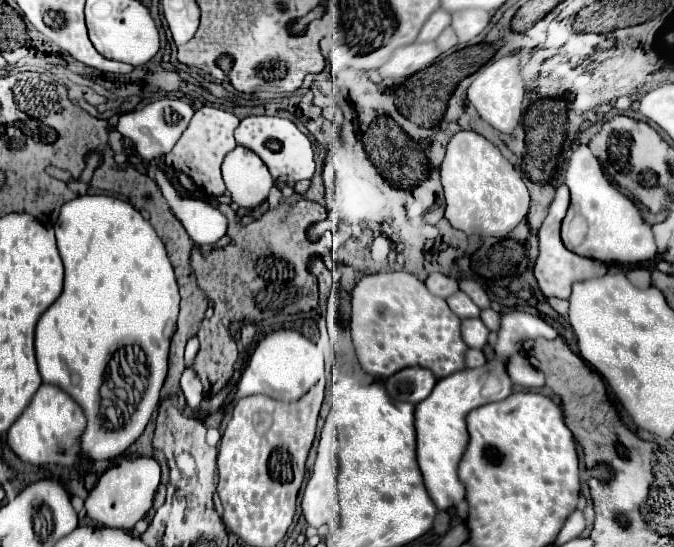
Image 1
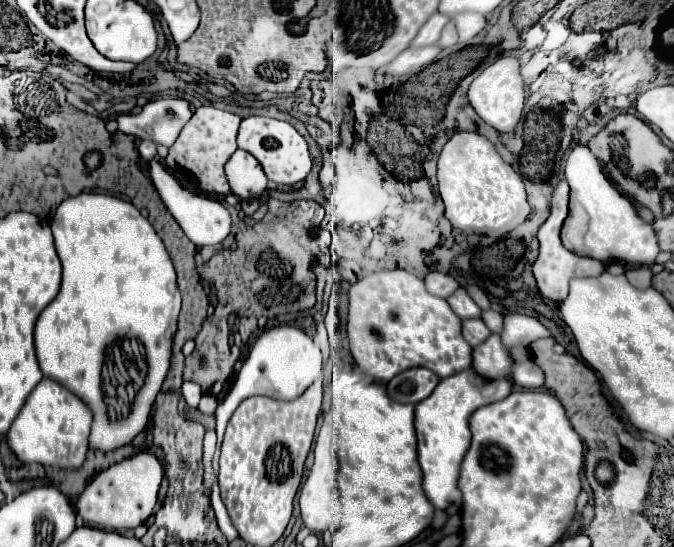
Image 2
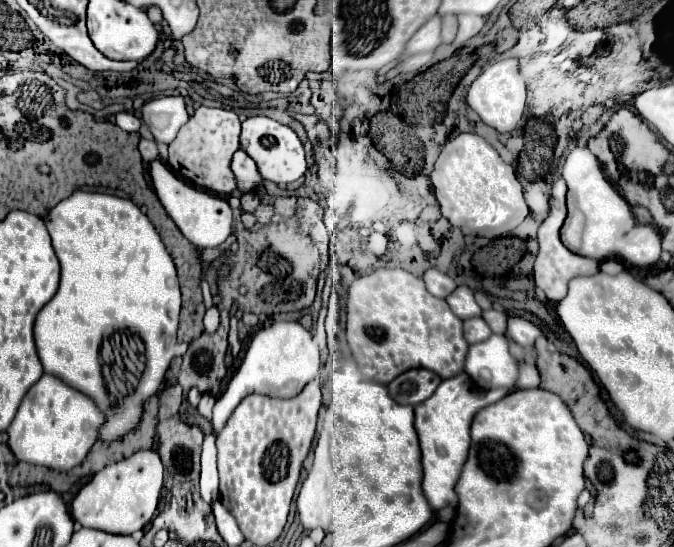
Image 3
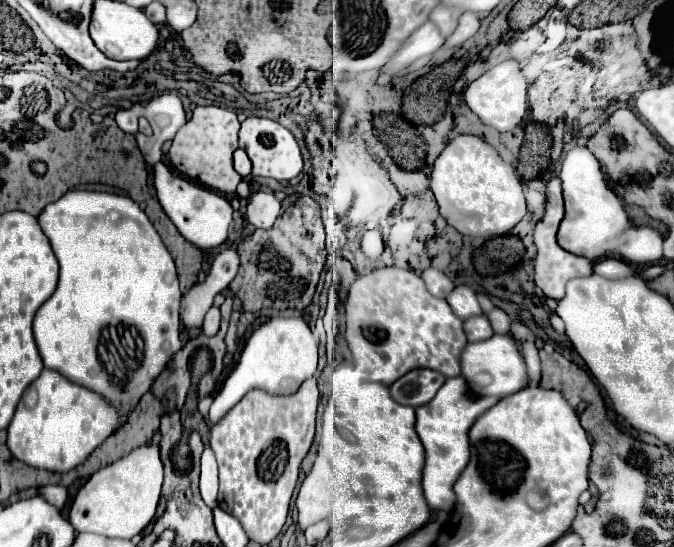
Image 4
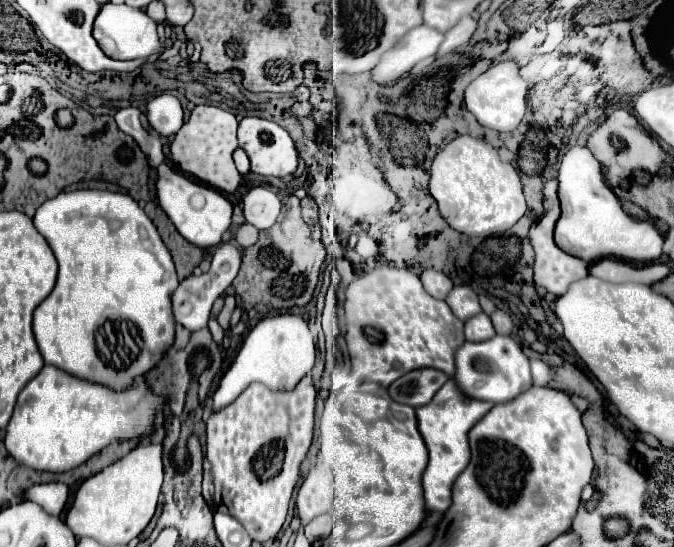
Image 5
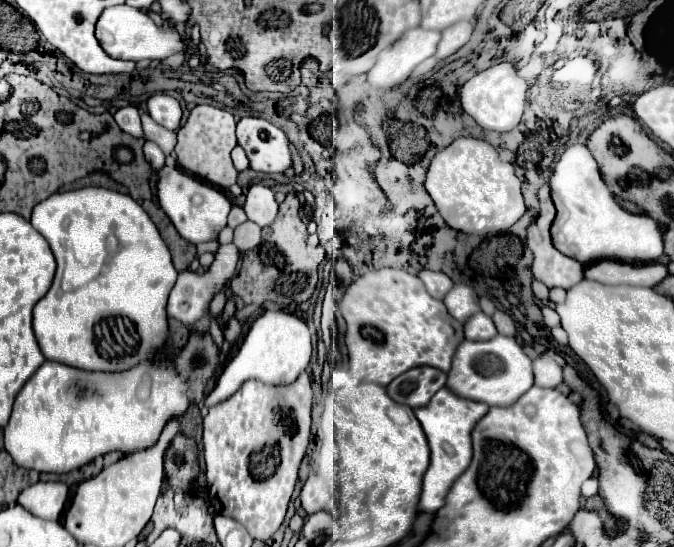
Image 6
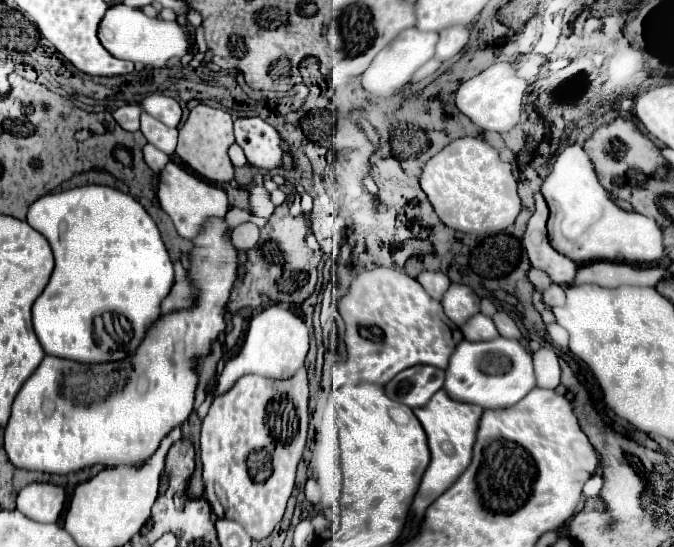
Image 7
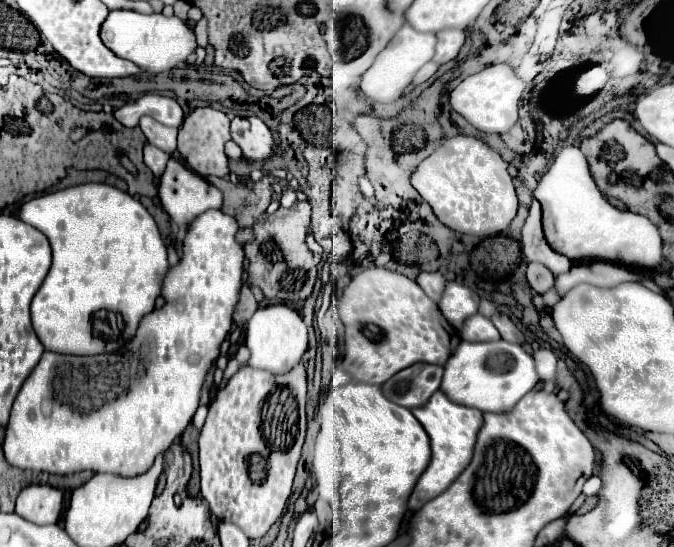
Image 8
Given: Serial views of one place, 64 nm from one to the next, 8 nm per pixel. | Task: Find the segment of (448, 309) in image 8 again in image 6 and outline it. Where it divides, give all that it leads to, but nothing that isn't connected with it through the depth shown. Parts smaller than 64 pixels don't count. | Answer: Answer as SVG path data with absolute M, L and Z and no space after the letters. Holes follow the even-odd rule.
M454 284L448 296L444 296L444 304L448 308L448 314L456 318L458 322L466 322L472 314L480 312L478 306L478 294L466 286L466 284Z

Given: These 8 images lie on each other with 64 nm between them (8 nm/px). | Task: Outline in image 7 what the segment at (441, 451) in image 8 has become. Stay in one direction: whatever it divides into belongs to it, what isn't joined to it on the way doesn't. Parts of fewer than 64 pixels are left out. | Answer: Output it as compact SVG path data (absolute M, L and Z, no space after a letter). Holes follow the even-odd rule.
M440 390L432 396L432 400L424 408L414 408L414 414L420 420L424 432L428 436L428 446L430 446L430 452L432 452L432 460L430 460L430 464L428 464L424 476L422 476L420 488L418 488L418 492L414 496L414 502L412 502L412 512L416 516L422 516L424 510L442 492L446 492L456 482L456 478L466 470L466 466L470 464L472 446L474 446L476 428L478 428L480 416L482 416L482 408L450 400L446 396L446 392Z

